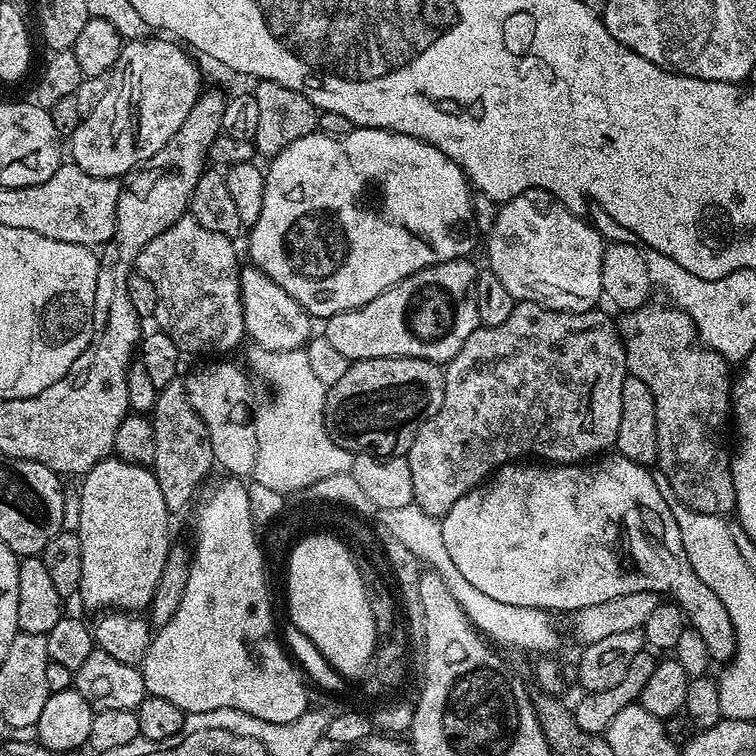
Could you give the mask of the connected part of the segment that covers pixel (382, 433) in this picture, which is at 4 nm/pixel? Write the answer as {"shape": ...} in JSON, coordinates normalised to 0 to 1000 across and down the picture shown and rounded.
{"shape":[[[512,471],[467,476],[448,505],[433,515],[429,566],[455,595],[512,606],[534,603],[556,565],[585,537],[587,487],[571,476]]]}

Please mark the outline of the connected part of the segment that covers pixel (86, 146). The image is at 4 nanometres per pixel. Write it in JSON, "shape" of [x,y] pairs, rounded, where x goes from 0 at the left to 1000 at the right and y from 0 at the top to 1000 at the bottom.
{"shape":[[[228,50],[201,52],[172,53],[160,62],[156,82],[147,93],[143,118],[134,135],[107,157],[93,181],[94,216],[114,225],[114,230],[147,238],[168,233],[176,222],[184,222],[190,213],[209,204],[209,198],[214,198],[214,193],[220,193],[220,188],[225,188],[225,183],[235,177],[235,167],[241,167],[246,151],[257,146],[257,135],[265,127],[267,112],[259,85],[249,75],[250,65]]]}

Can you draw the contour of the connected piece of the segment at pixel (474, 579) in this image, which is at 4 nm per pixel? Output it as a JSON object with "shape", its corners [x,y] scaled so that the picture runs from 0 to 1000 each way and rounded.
{"shape":[[[799,601],[787,611],[765,614],[669,614],[657,619],[639,644],[626,646],[606,659],[582,694],[601,749],[606,749],[616,770],[657,796],[755,812],[766,804],[786,802],[786,796],[817,791],[817,786],[844,786],[844,780],[870,783],[899,800],[906,821],[929,839],[943,874],[967,874],[974,864],[971,823],[966,823],[960,802],[918,759],[918,749],[907,738],[907,722],[902,722],[897,690],[870,643],[865,643],[862,624],[851,614],[833,611],[833,606]]]}

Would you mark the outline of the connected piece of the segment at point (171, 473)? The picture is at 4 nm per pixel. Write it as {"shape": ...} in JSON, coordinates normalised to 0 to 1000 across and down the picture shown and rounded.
{"shape":[[[235,500],[210,515],[198,554],[204,563],[205,635],[224,679],[233,680],[250,667],[262,640],[284,615],[276,573],[247,528],[243,505]]]}

